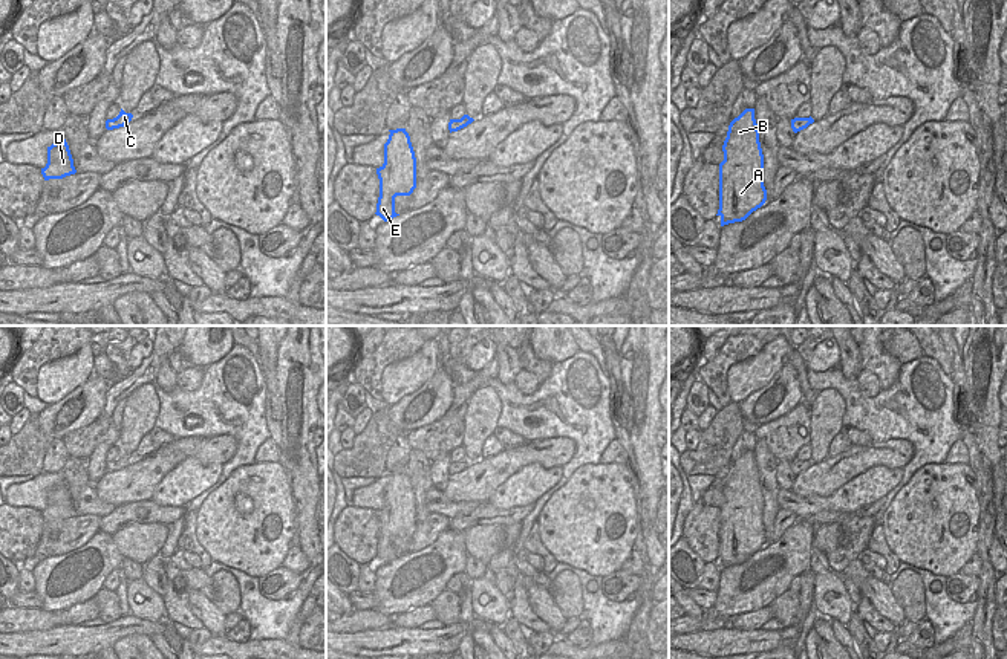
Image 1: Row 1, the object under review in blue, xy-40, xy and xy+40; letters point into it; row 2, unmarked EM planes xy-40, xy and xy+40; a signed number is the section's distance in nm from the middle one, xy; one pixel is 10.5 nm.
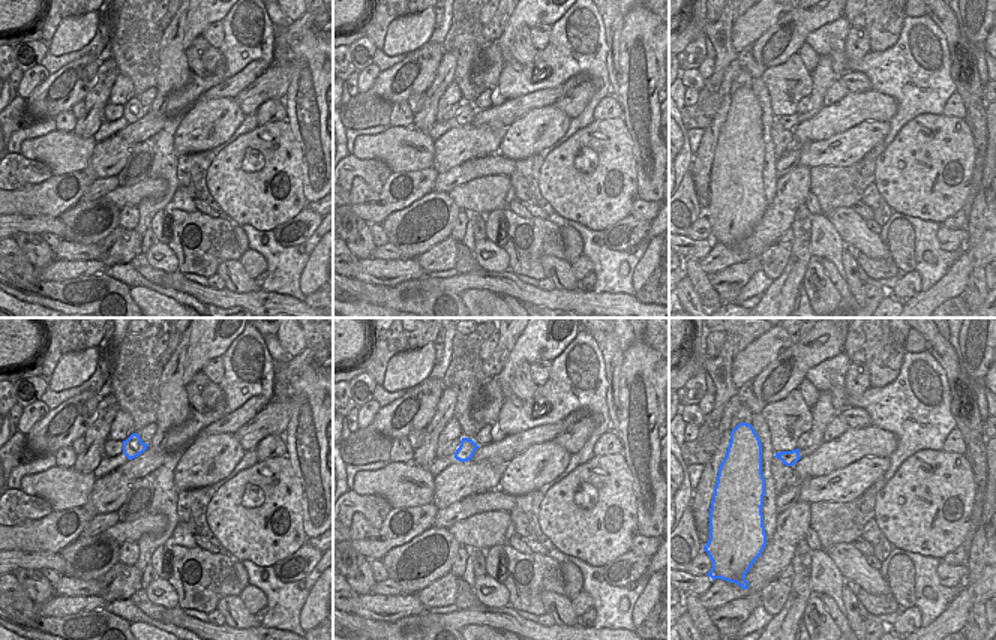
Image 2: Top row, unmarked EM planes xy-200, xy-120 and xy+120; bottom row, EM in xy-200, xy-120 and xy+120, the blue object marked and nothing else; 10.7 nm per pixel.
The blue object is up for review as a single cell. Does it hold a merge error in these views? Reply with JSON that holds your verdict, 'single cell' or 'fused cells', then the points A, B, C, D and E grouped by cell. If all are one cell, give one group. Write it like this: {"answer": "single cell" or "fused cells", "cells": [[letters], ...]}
{"answer": "single cell", "cells": [["A", "B", "C", "D", "E"]]}

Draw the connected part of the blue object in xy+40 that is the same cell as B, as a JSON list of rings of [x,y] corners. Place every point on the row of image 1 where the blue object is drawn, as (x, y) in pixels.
[[[745,109],[730,122],[722,151],[716,214],[721,217],[721,226],[745,220],[767,200],[762,179],[764,154],[754,109]]]

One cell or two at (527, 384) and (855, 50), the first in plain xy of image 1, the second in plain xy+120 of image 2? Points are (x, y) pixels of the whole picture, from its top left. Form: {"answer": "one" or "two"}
{"answer": "one"}

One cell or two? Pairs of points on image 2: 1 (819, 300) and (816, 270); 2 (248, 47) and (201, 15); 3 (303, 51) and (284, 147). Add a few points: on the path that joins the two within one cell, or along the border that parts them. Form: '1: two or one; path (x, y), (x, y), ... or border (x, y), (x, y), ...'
1: one; path (821, 293), (821, 278)
2: two; border (227, 15), (221, 20)
3: two; border (285, 120), (299, 144), (302, 156)

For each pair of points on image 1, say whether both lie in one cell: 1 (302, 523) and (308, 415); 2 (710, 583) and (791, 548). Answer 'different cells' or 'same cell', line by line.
1: same cell
2: different cells

